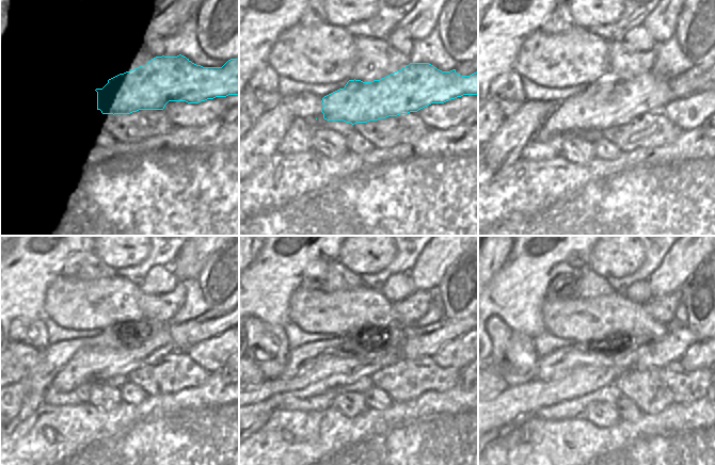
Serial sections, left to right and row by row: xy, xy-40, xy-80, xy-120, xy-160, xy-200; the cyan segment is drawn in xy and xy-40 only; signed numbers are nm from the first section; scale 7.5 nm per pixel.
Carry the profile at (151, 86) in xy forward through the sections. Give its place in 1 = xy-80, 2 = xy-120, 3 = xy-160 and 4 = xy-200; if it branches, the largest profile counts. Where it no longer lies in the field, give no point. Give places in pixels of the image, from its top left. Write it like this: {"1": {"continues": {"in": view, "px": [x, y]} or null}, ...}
{"1": {"continues": {"in": "xy-80", "px": [601, 106]}}, "2": {"continues": {"in": "xy-120", "px": [91, 364]}}, "3": {"continues": {"in": "xy-160", "px": [329, 371]}}, "4": {"continues": {"in": "xy-200", "px": [522, 400]}}}

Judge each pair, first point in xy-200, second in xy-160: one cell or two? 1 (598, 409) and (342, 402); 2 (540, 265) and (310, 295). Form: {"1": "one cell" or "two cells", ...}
{"1": "one cell", "2": "two cells"}

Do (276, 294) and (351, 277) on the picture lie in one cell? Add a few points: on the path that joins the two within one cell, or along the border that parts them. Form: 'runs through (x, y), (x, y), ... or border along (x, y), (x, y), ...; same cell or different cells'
runs through (295, 276), (300, 271), (326, 271), (333, 275); same cell

